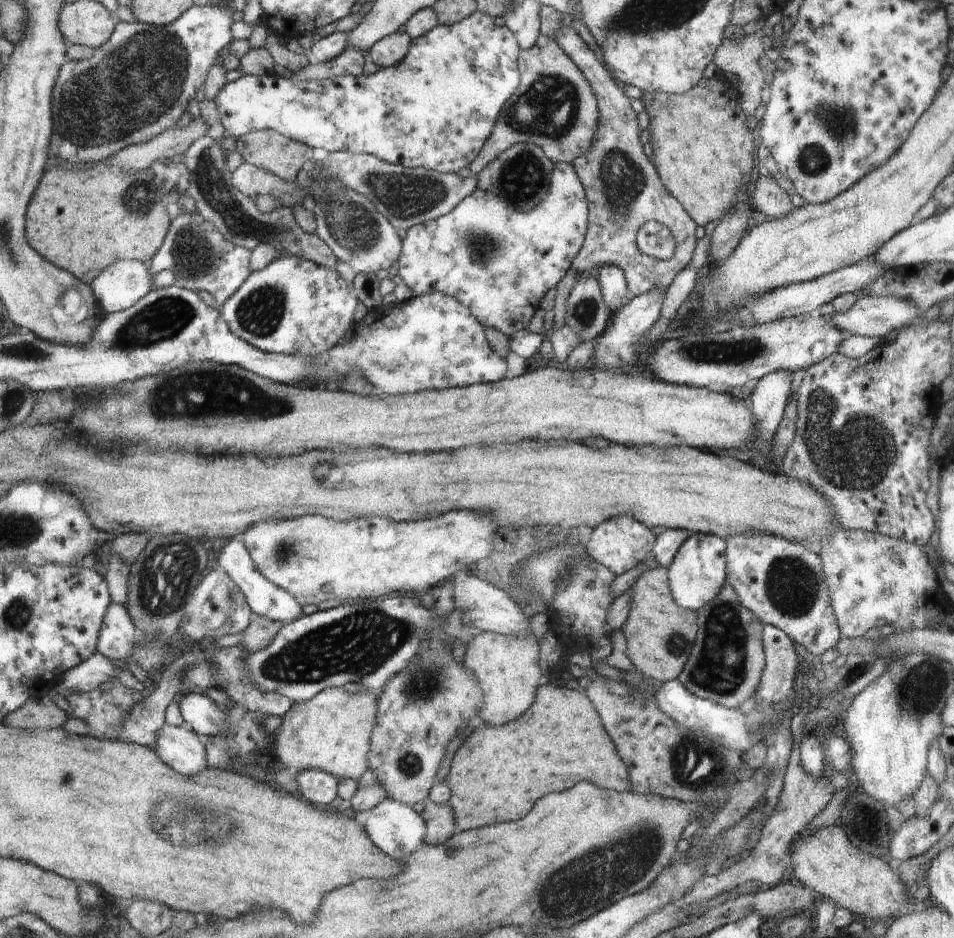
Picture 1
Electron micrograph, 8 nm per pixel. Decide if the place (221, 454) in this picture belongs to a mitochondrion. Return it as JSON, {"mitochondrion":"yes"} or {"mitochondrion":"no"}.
{"mitochondrion":"no"}

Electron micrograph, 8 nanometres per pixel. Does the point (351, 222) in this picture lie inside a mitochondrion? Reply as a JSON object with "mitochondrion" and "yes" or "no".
{"mitochondrion":"yes"}

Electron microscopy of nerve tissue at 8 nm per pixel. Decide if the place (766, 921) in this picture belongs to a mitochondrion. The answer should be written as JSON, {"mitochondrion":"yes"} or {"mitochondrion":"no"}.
{"mitochondrion":"no"}

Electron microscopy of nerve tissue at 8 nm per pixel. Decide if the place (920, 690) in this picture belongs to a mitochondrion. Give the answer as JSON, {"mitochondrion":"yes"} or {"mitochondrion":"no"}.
{"mitochondrion":"yes"}

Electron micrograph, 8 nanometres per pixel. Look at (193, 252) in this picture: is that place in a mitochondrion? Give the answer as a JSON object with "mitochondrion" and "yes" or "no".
{"mitochondrion":"yes"}

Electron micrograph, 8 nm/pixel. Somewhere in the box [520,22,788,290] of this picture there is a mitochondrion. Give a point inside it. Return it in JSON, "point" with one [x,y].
{"point":[623,179]}

